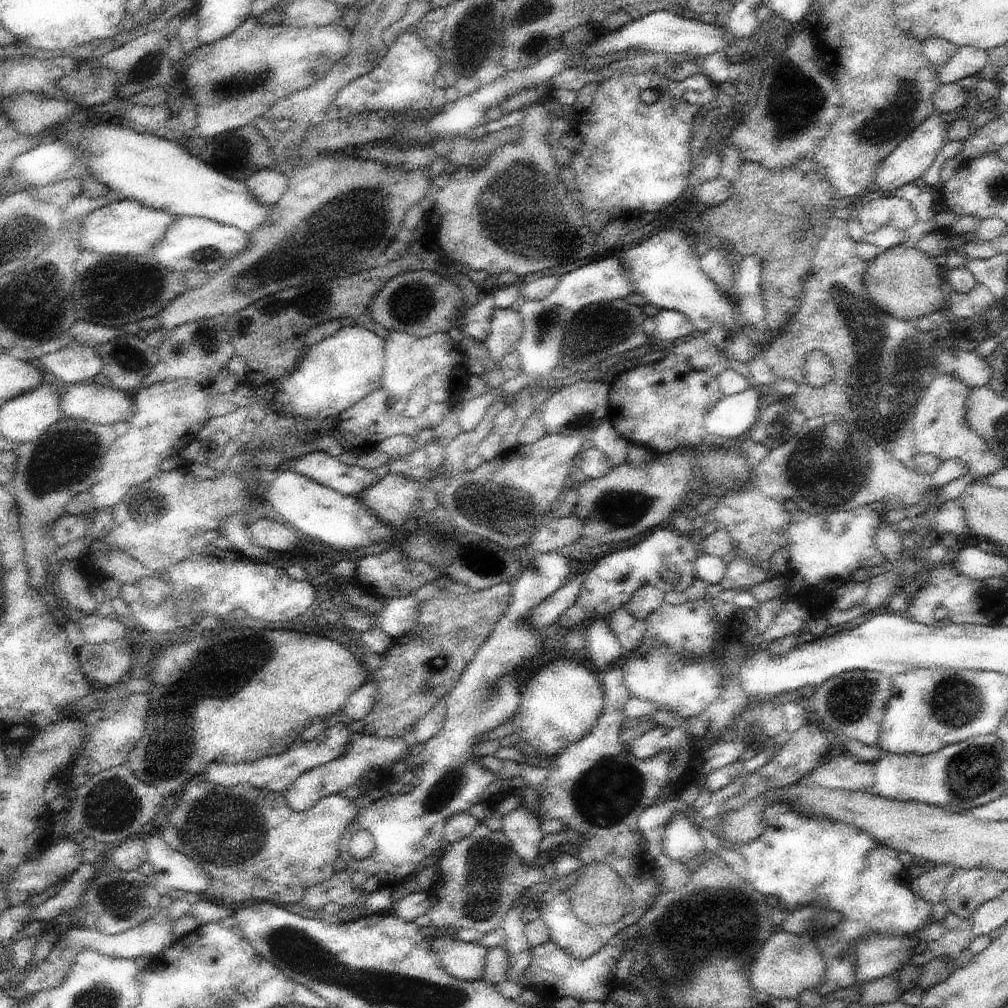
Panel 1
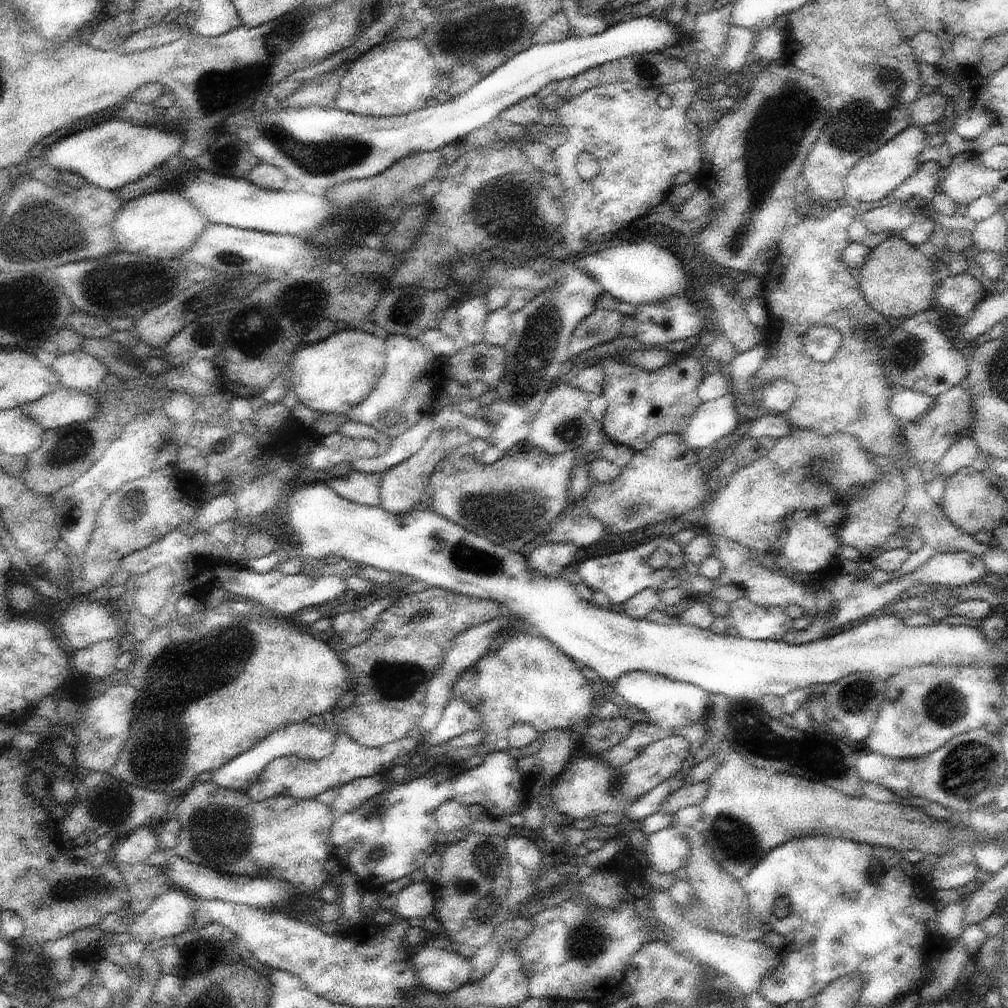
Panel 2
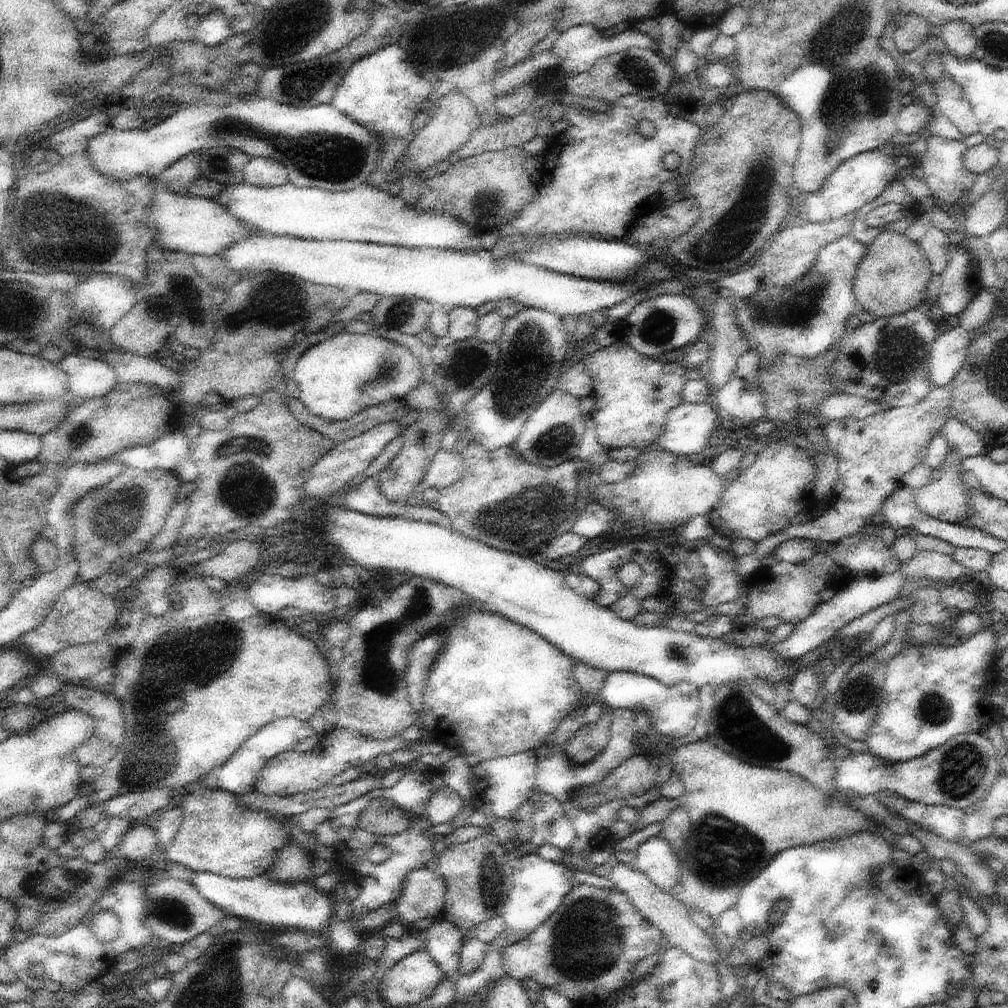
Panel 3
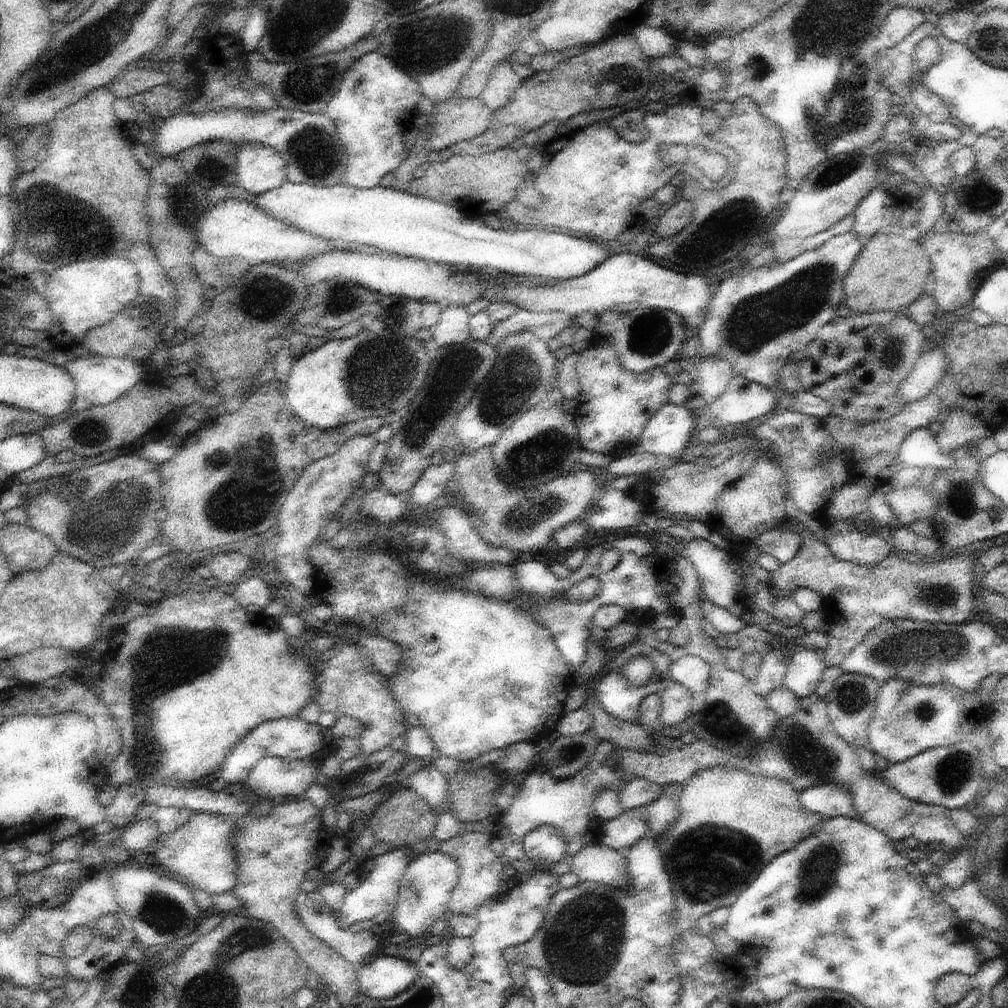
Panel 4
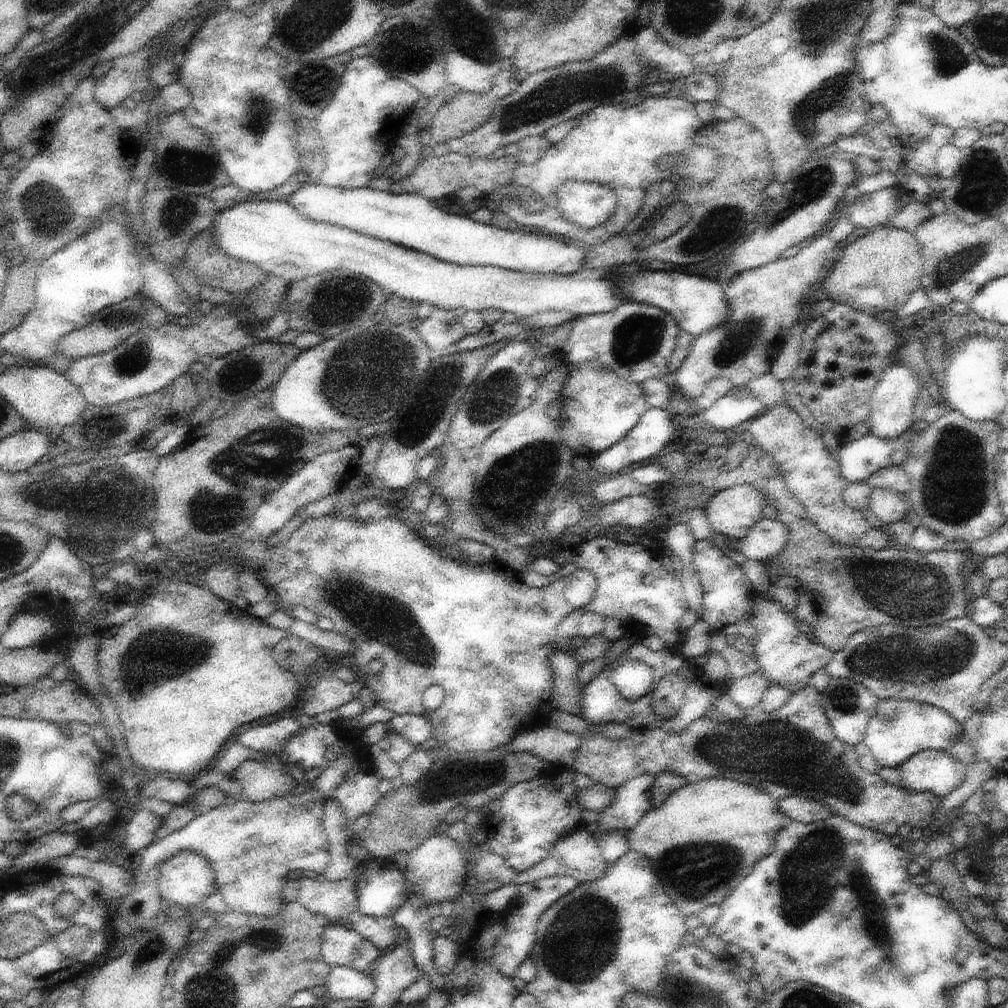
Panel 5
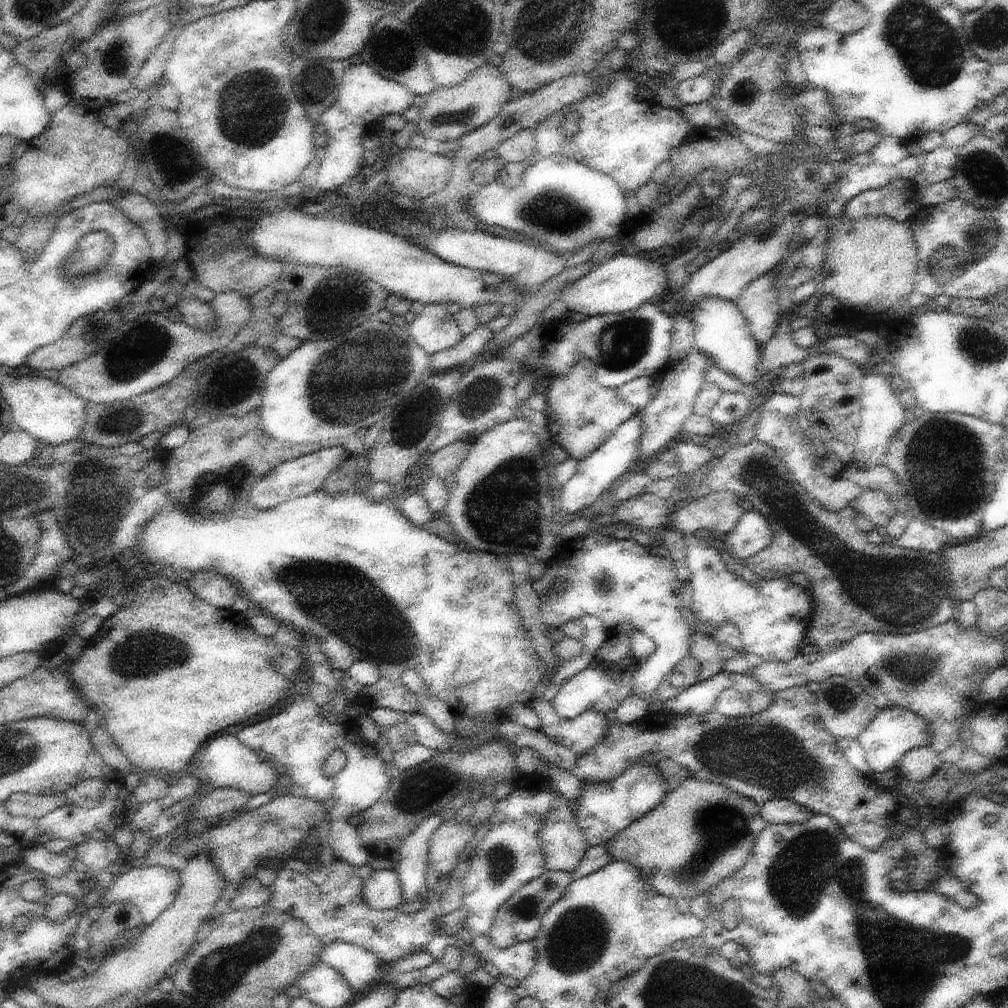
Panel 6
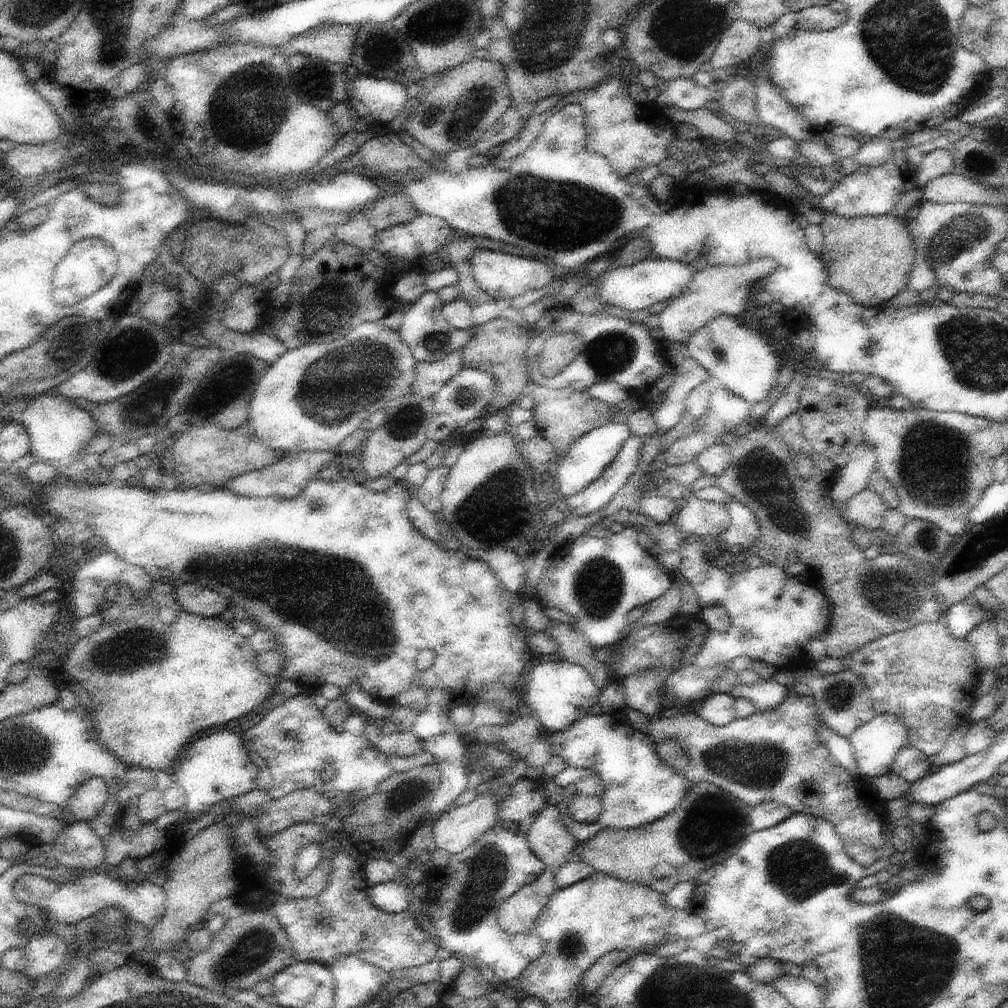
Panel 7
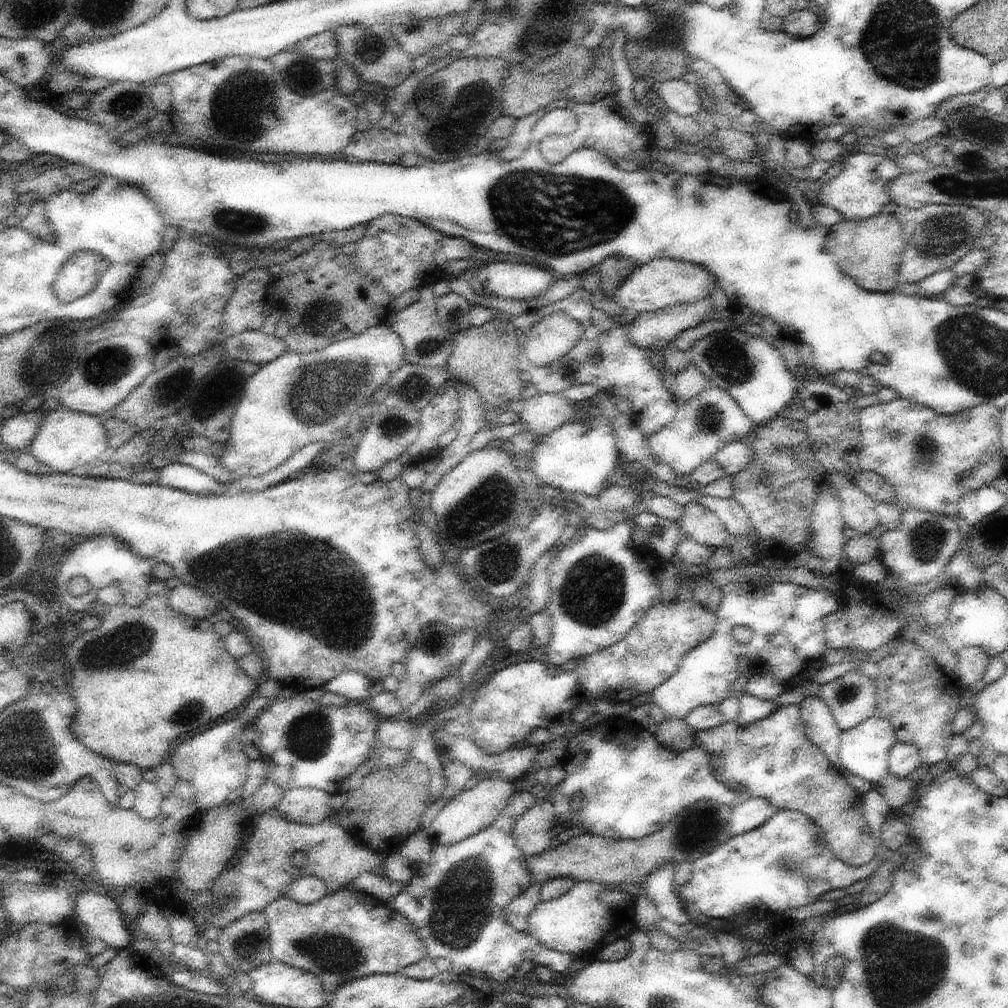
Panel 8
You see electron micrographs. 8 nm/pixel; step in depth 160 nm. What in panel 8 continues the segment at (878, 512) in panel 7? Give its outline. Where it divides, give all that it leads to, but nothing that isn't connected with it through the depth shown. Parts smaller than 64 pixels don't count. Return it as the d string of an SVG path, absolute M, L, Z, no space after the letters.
M835 472L828 475L829 484L841 500L844 522L859 533L868 534L879 524L876 505L879 503L844 474Z

